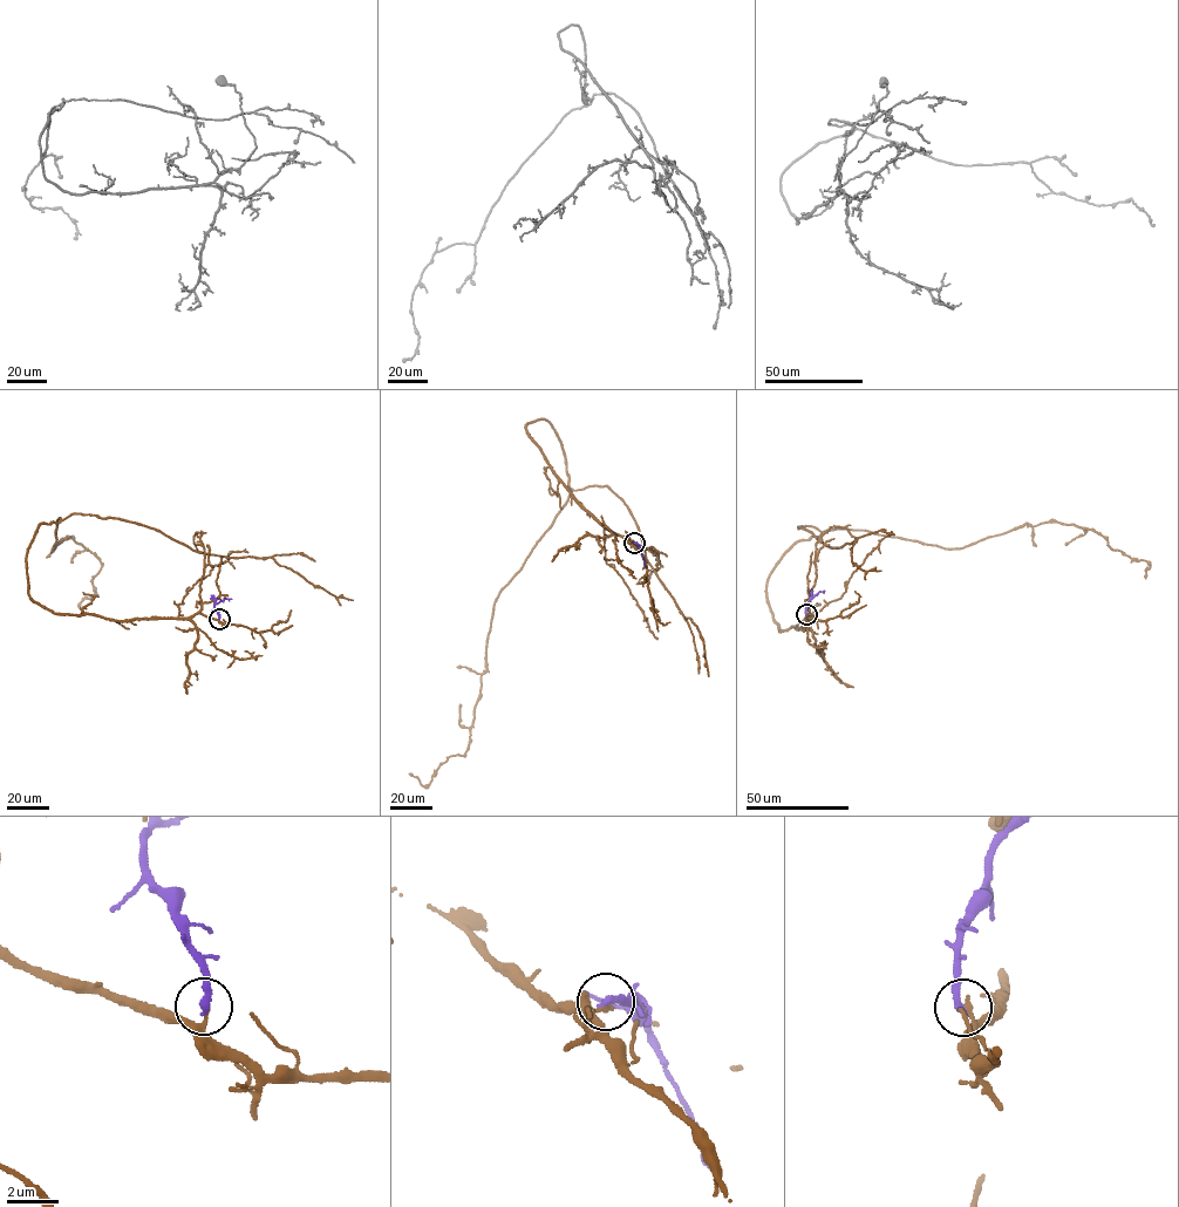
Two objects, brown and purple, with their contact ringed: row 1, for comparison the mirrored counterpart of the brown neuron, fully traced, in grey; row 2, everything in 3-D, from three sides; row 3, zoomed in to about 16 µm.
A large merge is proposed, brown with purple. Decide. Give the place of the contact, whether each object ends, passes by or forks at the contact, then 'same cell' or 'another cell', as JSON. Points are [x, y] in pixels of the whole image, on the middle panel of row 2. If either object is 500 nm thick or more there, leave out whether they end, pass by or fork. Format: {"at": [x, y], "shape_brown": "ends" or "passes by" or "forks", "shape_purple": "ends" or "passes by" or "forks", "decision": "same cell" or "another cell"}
{"at": [634, 543], "shape_brown": "ends", "shape_purple": "ends", "decision": "another cell"}

